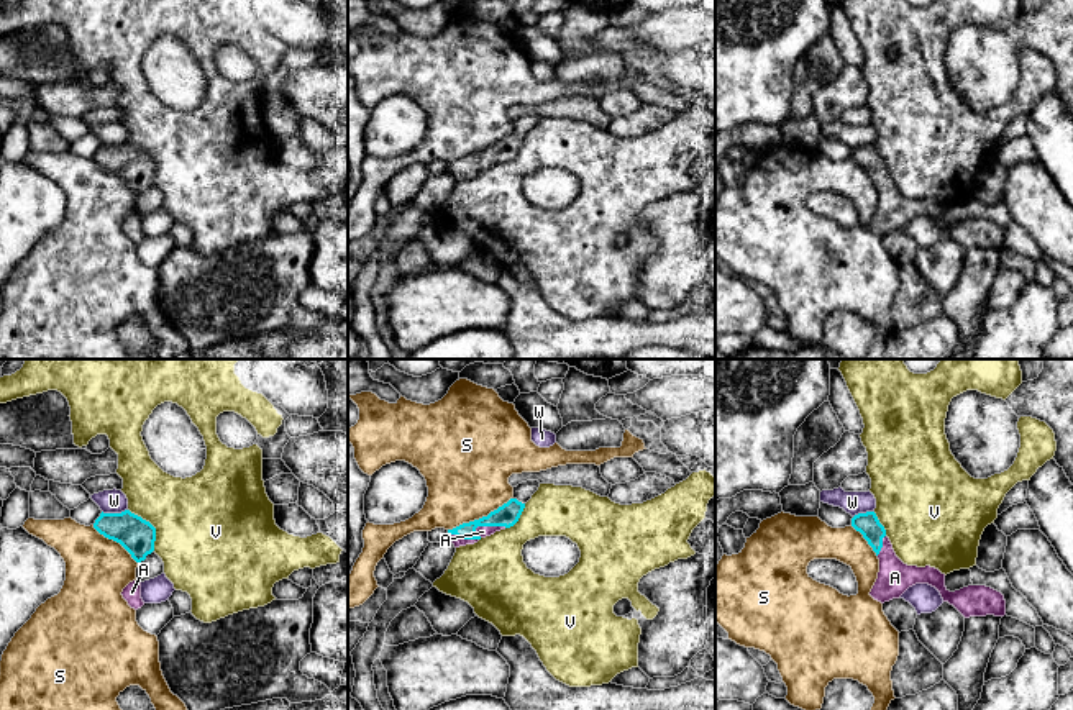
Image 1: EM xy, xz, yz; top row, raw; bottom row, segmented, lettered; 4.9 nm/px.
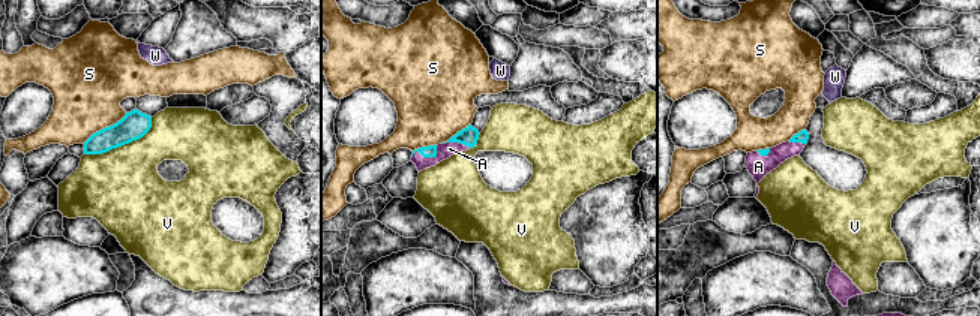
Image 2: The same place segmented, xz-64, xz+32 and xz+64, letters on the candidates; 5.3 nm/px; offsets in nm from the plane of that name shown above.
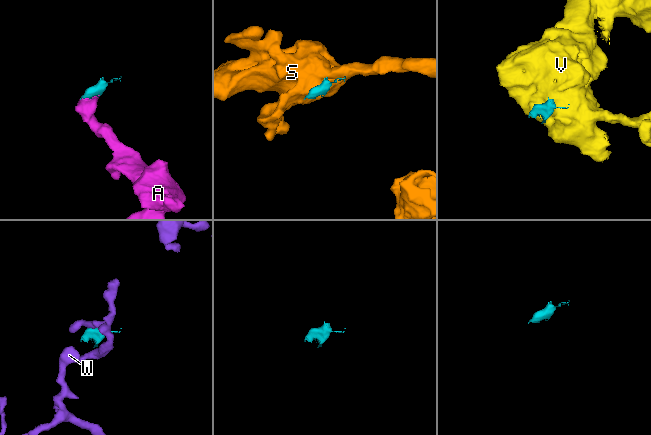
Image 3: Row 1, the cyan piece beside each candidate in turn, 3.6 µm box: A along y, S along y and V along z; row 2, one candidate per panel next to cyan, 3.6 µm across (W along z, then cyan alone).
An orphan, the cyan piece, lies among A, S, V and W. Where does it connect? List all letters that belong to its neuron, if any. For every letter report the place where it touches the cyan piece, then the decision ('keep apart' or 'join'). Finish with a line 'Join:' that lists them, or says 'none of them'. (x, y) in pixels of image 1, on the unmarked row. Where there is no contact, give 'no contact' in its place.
A: contact xz (478, 166); join
S: contact xz (479, 151); keep apart
V: contact xy (153, 159); keep apart
W: contact xy (114, 146); keep apart
Join: A

